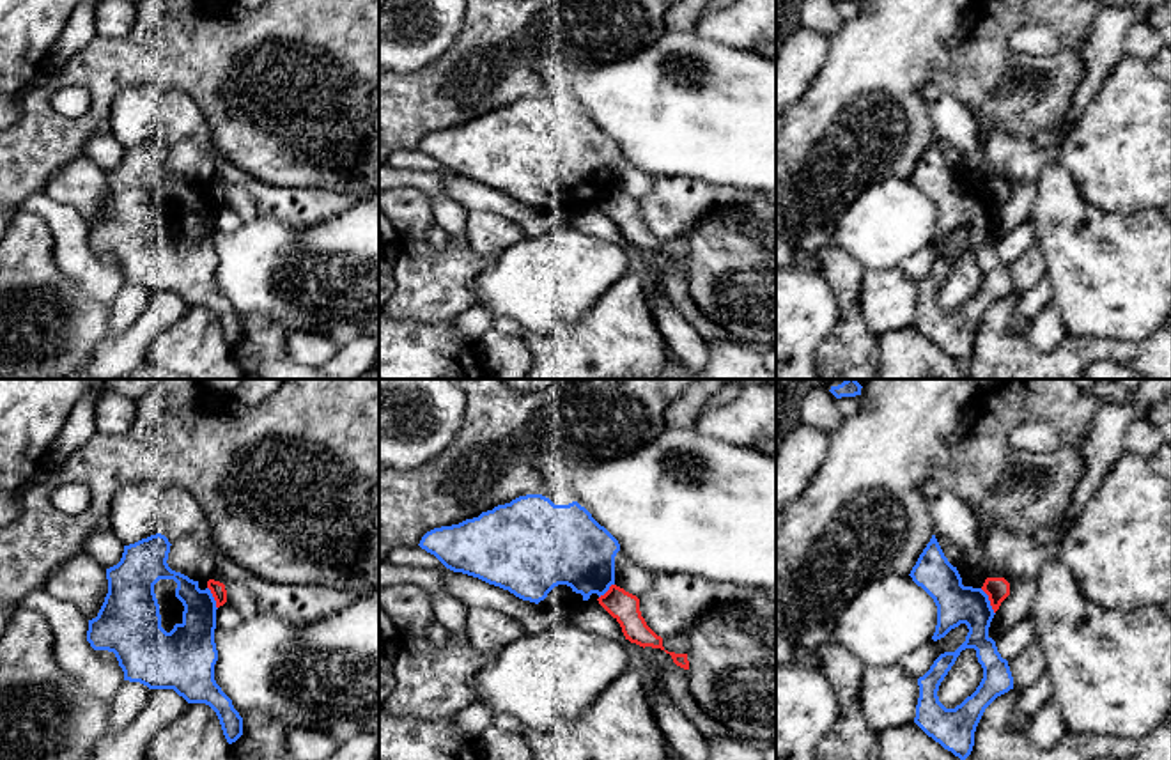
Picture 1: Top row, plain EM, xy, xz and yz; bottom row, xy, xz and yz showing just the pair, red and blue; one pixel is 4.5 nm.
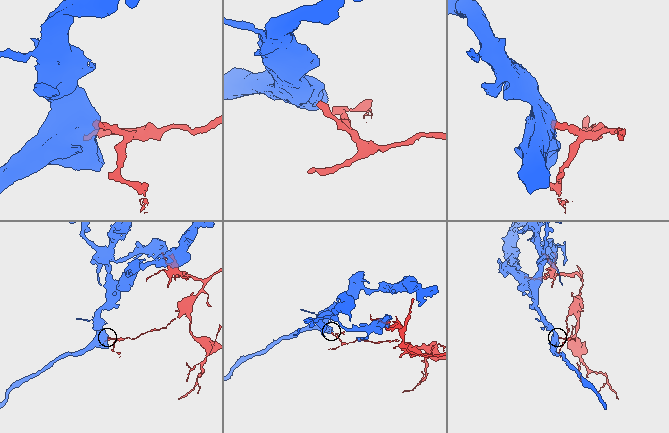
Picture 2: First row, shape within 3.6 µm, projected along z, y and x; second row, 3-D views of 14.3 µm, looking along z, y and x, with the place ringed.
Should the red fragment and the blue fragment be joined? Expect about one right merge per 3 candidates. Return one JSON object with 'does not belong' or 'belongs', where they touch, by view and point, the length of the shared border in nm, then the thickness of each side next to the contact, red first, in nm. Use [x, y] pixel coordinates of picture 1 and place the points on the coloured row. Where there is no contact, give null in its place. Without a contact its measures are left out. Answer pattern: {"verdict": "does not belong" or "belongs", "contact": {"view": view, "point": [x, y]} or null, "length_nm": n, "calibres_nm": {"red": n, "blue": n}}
{"verdict": "does not belong", "contact": {"view": "yz", "point": [989, 599]}, "length_nm": 140, "calibres_nm": {"red": 110, "blue": 180}}

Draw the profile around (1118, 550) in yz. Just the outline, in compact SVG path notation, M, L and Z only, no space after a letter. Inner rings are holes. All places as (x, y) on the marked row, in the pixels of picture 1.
M1125 450L1079 519L1061 535L1058 560L1074 572L1084 597L1105 609L1164 608L1171 601L1171 480L1155 473L1146 457Z

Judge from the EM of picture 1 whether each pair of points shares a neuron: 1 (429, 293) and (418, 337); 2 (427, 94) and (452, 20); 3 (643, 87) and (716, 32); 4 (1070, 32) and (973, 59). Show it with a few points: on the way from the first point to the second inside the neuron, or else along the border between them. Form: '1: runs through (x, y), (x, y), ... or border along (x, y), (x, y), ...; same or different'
1: border along (397, 317), (452, 319); different
2: border along (465, 23), (434, 62), (401, 73); different
3: border along (693, 29), (705, 39), (746, 50); different
4: runs through (1056, 61), (1051, 66), (1001, 64); same

